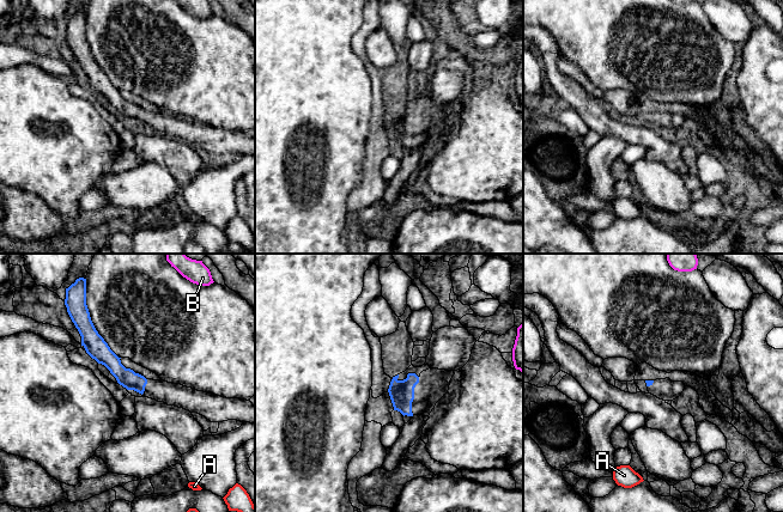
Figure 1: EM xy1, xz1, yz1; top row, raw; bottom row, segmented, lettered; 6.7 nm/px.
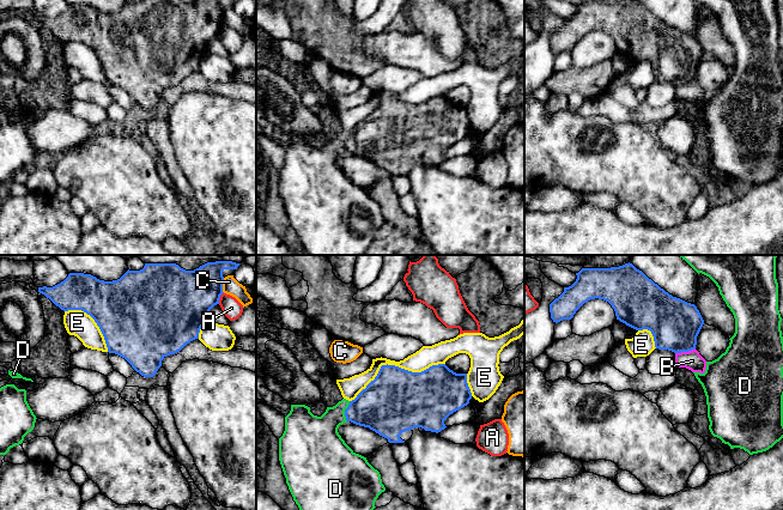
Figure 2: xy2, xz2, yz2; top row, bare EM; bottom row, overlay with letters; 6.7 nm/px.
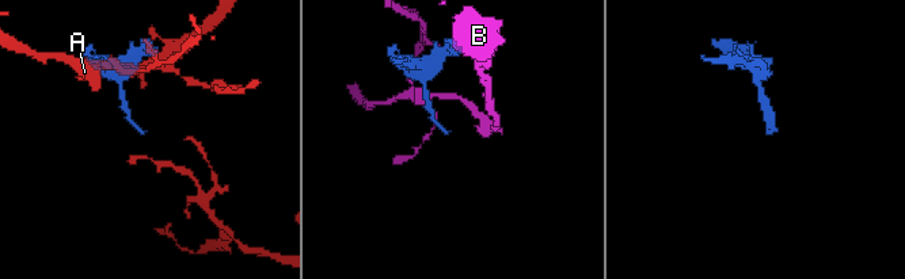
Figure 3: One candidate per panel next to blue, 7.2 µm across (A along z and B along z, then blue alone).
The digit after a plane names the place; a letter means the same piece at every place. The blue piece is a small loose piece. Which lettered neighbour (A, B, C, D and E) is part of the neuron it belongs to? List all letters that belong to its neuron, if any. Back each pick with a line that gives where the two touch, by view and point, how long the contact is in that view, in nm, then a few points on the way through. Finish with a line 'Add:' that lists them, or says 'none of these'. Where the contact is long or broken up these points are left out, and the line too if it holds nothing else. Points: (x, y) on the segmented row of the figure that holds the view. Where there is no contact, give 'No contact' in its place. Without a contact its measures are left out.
Add: none of these

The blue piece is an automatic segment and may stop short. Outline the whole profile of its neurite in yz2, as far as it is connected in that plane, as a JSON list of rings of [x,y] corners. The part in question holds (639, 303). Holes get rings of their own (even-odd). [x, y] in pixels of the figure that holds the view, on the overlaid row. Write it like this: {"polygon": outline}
{"polygon": [[[632,263],[611,268],[582,268],[576,275],[576,281],[564,287],[564,292],[550,304],[553,322],[571,320],[584,303],[599,298],[612,305],[620,322],[636,330],[650,330],[656,348],[674,353],[696,348],[697,336],[704,324],[697,306],[669,295]]]}

